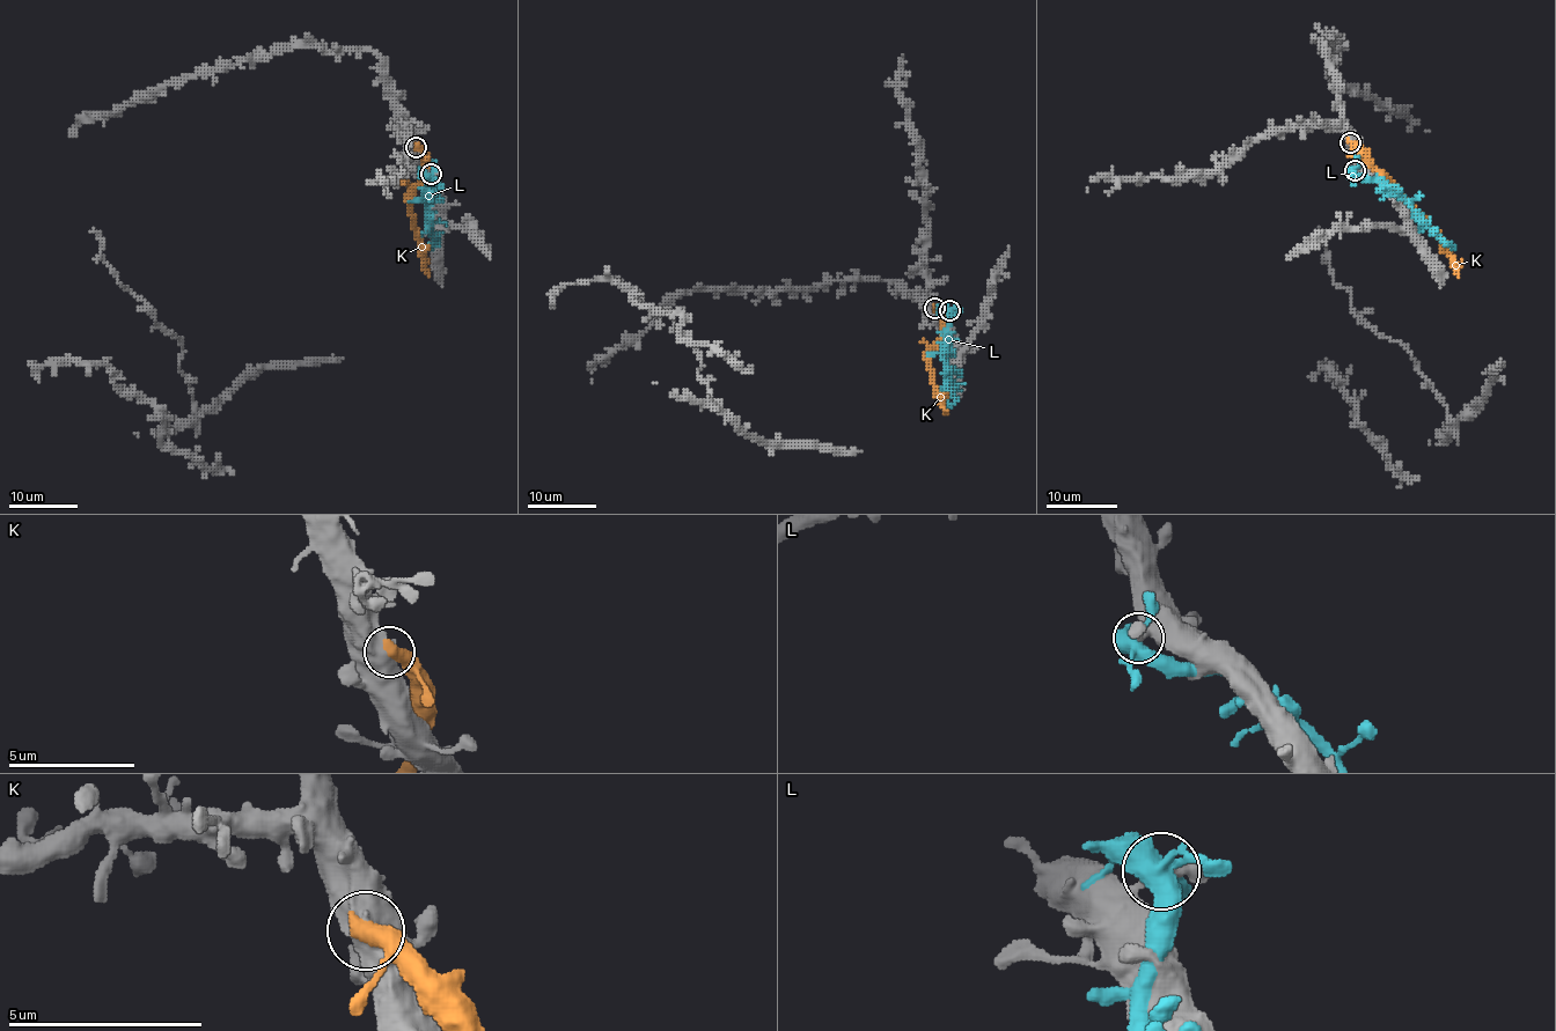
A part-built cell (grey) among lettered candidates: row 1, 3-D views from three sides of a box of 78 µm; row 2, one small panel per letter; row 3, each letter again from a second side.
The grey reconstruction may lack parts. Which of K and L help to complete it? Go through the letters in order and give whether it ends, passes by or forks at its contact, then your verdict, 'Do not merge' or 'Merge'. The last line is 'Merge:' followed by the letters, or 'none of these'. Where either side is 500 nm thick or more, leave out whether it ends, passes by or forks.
K: Do not merge
L: It forks there. Do not merge
Merge: none of these

